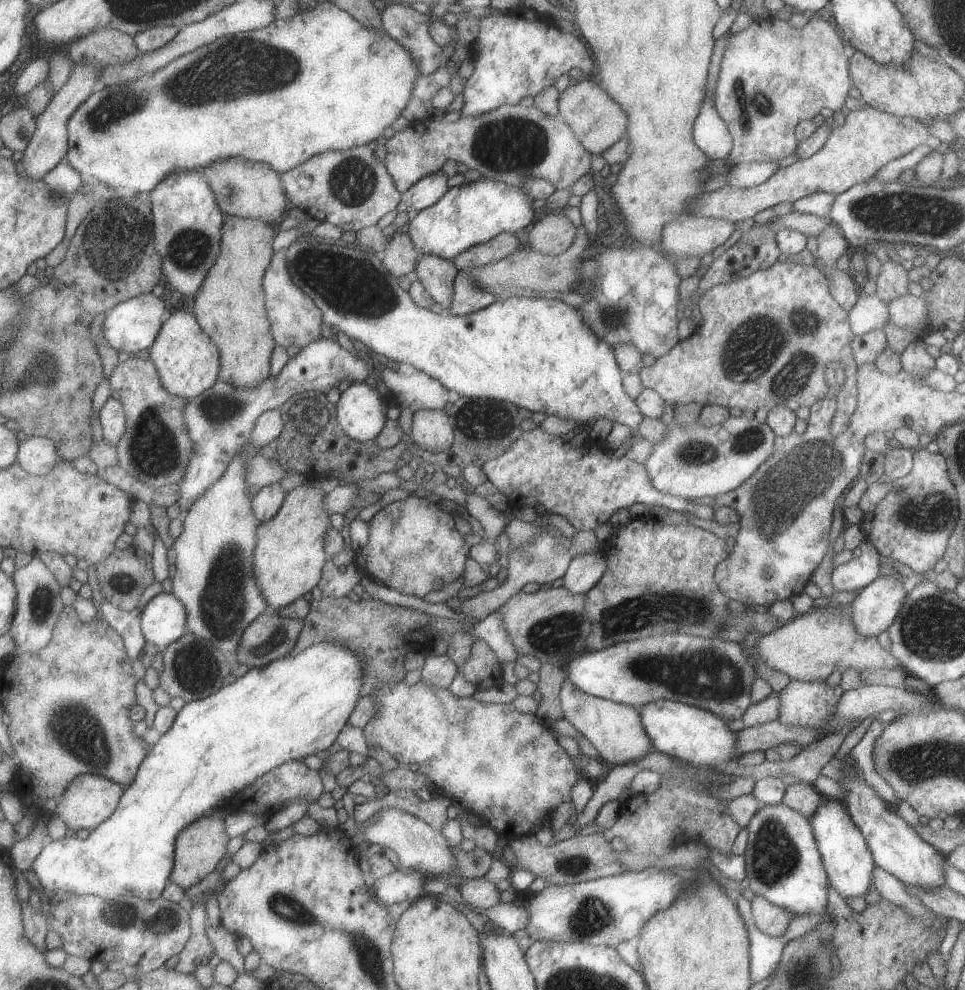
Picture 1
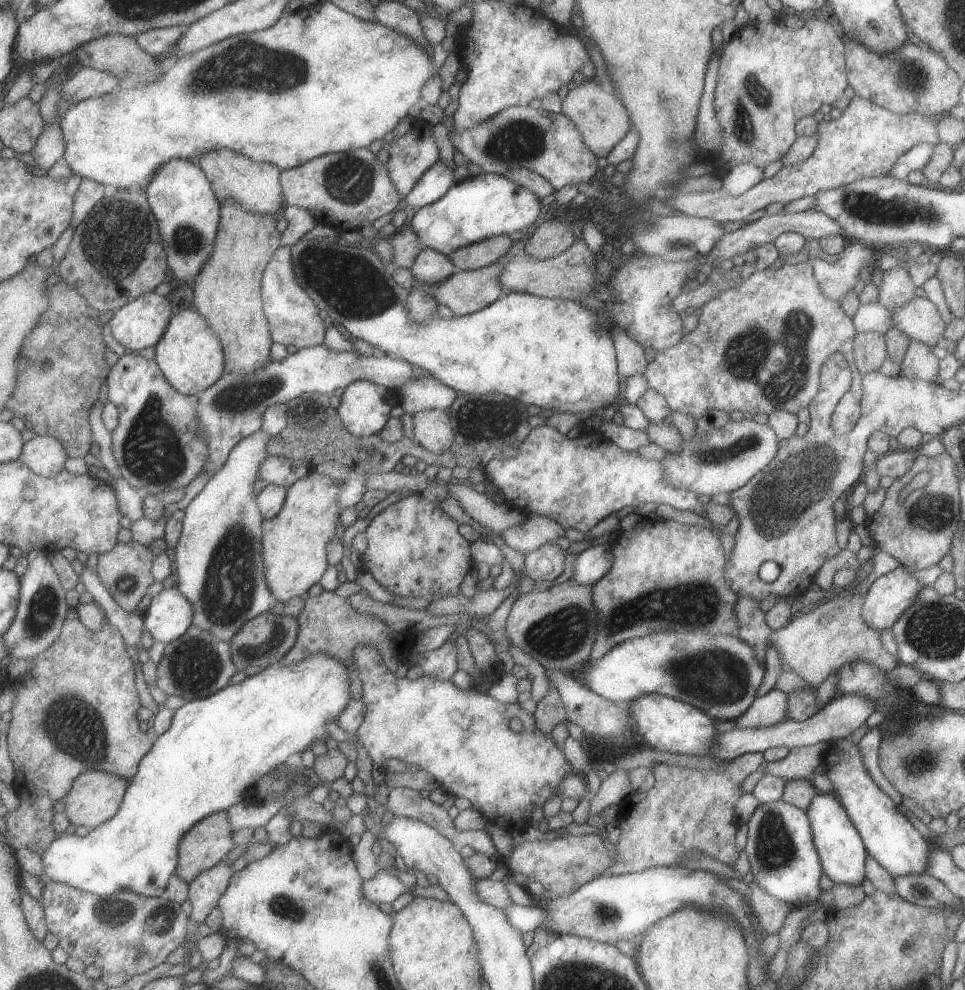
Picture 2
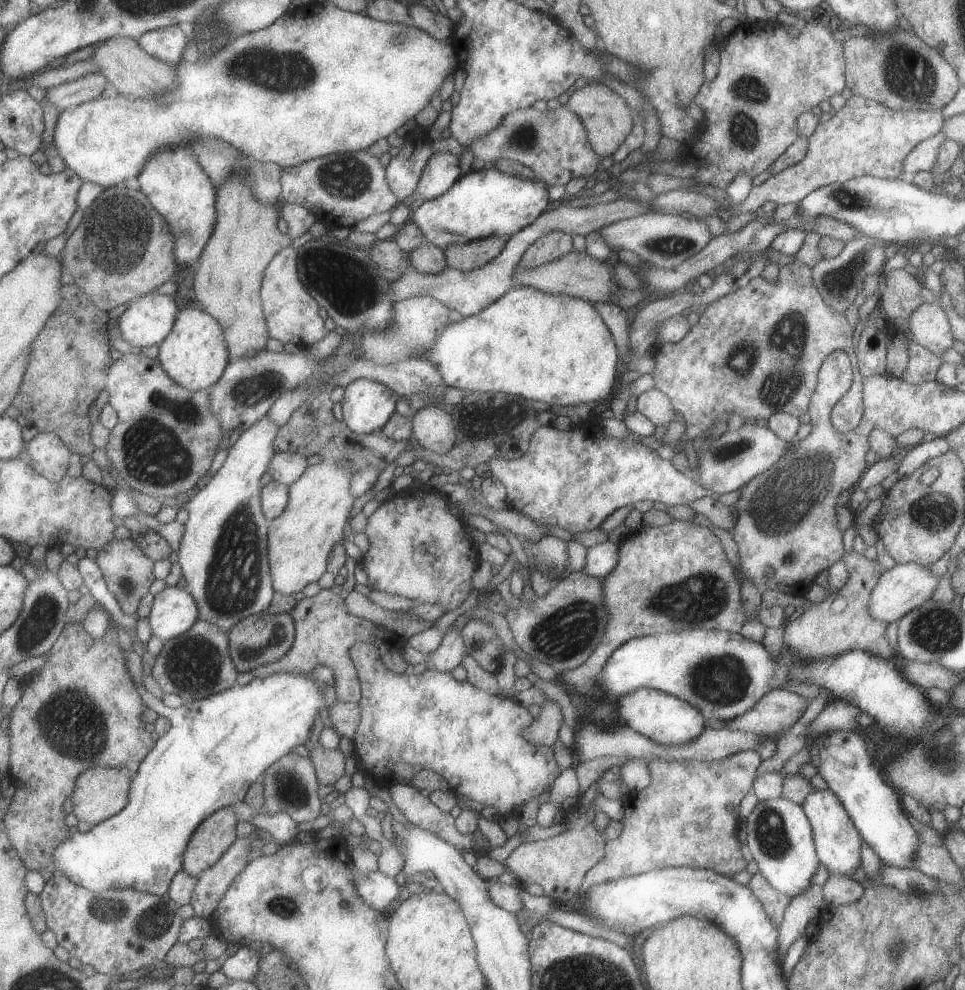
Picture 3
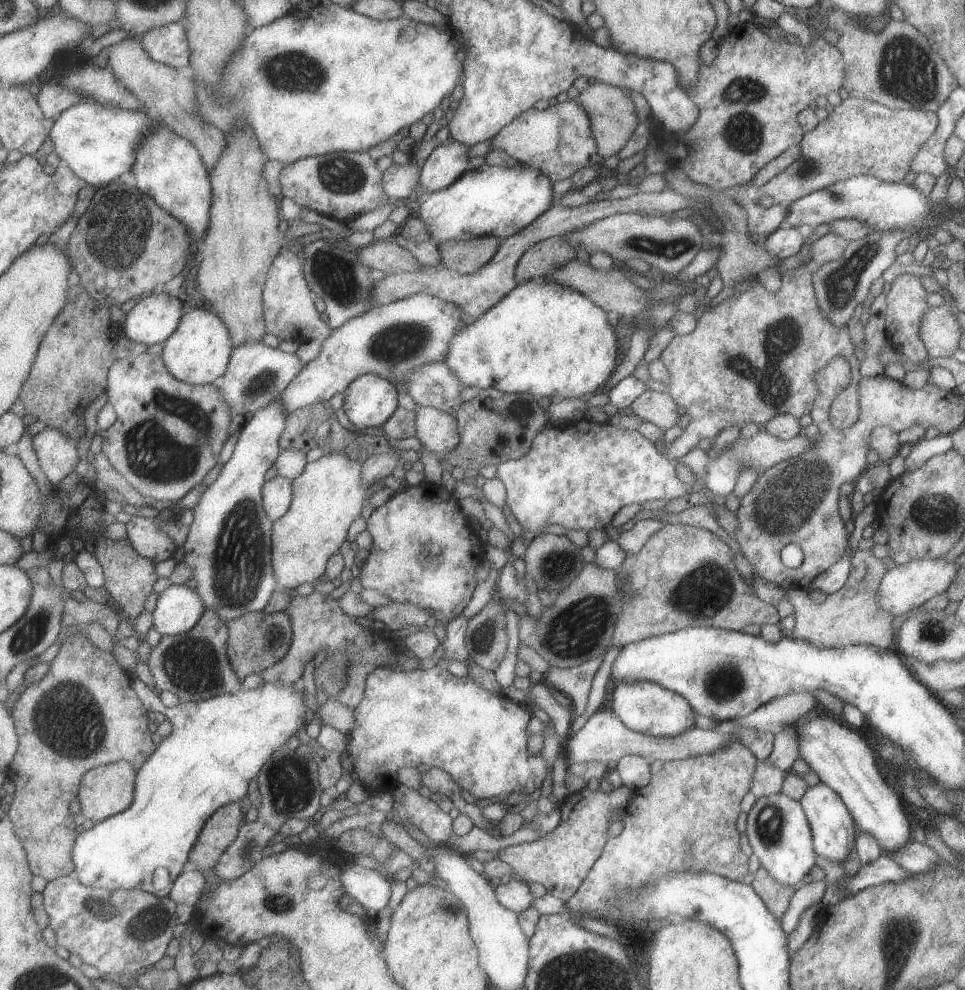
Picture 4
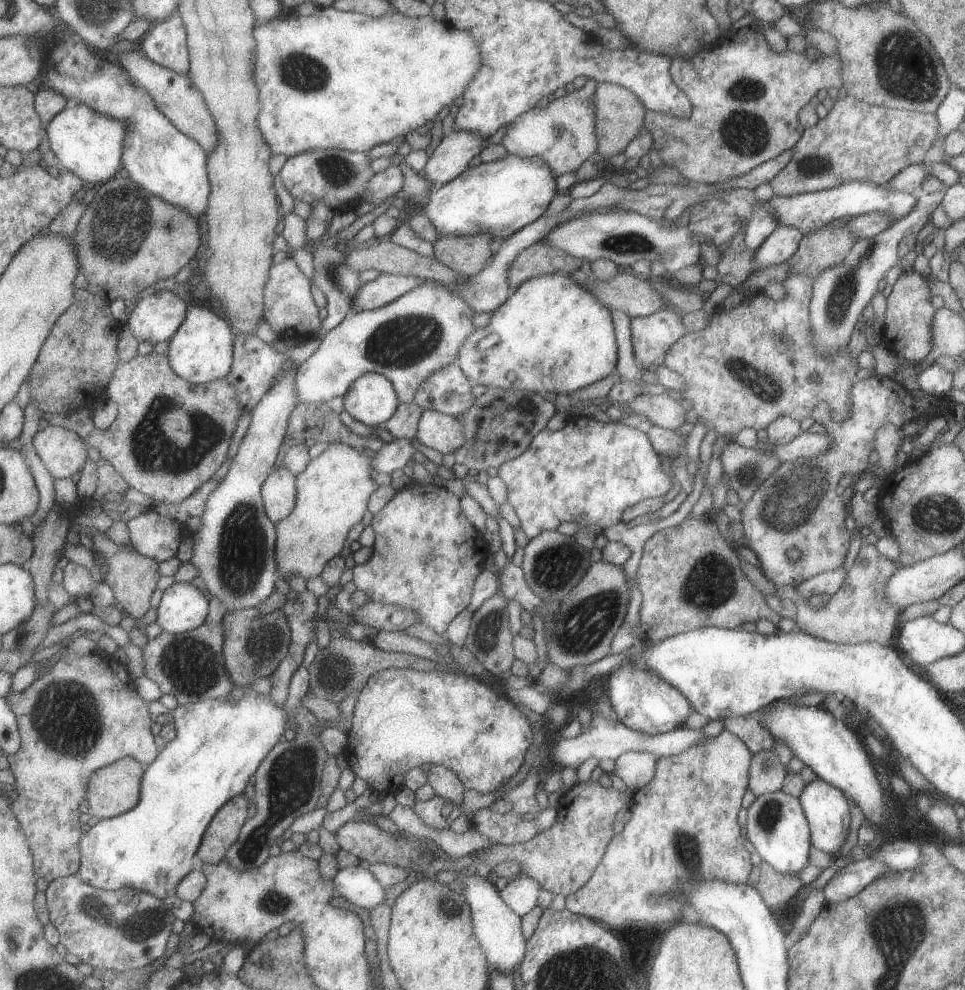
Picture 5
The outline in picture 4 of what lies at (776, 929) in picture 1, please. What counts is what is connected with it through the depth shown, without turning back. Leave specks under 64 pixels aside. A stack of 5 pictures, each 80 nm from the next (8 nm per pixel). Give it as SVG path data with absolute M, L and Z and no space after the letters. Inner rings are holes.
M763 867L754 872L751 888L761 898L767 910L779 920L788 907L789 899L794 893L795 886L778 883Z

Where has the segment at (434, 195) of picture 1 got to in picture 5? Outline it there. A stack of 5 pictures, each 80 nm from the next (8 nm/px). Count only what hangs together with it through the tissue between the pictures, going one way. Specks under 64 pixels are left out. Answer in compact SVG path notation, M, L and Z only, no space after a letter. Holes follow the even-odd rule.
M454 128L440 140L421 173L431 185L453 180L465 170L467 162L480 153L486 139L478 132Z

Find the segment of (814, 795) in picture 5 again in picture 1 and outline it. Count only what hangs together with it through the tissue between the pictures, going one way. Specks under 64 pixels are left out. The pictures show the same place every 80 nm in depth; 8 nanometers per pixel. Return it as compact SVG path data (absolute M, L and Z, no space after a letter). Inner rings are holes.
M820 797L817 808L808 821L828 878L828 884L843 898L863 897L872 885L873 857L870 855L863 835L849 818L842 802Z

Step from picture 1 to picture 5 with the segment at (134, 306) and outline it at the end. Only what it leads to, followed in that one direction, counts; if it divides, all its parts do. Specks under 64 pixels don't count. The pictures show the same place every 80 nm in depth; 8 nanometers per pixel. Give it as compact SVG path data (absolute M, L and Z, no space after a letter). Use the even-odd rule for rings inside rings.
M161 290L143 297L128 312L127 323L138 342L159 344L176 335L191 307L177 291Z

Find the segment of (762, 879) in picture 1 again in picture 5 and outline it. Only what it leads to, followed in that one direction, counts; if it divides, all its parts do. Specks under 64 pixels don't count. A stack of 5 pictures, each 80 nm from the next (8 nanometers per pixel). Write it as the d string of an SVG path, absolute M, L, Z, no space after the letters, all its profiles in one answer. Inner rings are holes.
M781 790L756 796L746 808L745 839L752 844L761 860L769 863L781 874L797 873L807 864L810 846L810 832L807 819L803 814L798 797Z

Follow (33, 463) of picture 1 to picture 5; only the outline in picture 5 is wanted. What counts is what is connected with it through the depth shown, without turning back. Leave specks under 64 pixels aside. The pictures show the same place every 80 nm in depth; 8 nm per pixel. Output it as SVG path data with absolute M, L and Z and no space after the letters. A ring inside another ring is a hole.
M48 424L35 435L34 448L55 478L71 478L73 474L81 471L90 459L92 448L87 448L85 442L86 440L75 431Z

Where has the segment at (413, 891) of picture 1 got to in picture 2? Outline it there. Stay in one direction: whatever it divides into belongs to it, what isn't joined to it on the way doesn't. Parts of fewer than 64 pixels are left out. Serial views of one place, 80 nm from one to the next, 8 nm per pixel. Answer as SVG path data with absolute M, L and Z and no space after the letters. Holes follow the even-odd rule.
M379 871L373 878L362 882L363 896L369 901L377 903L379 907L388 908L402 892L413 889L406 888L395 875Z

